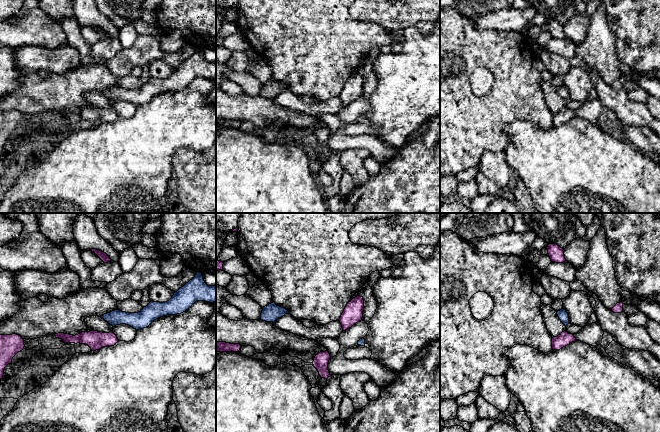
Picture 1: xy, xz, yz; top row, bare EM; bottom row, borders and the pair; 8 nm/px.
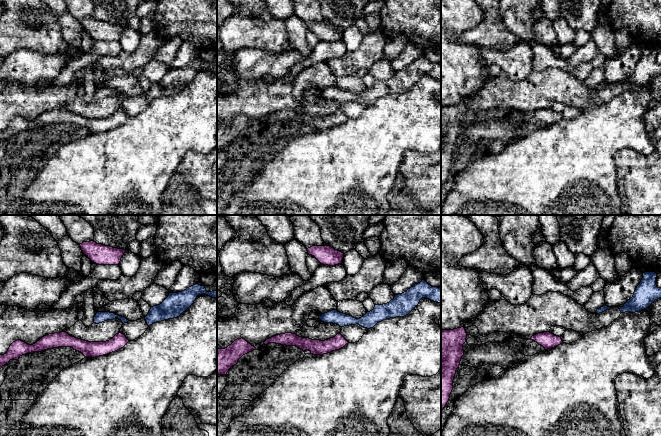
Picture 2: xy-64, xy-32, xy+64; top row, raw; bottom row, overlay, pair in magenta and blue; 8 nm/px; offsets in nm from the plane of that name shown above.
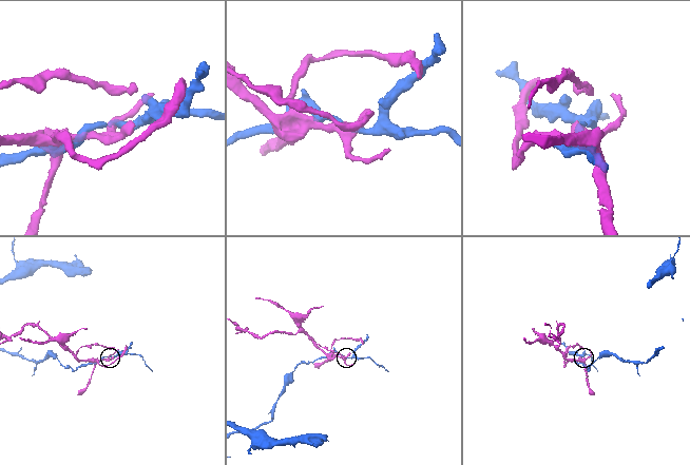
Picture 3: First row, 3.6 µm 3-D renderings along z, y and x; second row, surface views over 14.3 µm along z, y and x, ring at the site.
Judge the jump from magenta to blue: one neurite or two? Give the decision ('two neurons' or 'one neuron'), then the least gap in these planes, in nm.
two neurons; gap 50 nm

